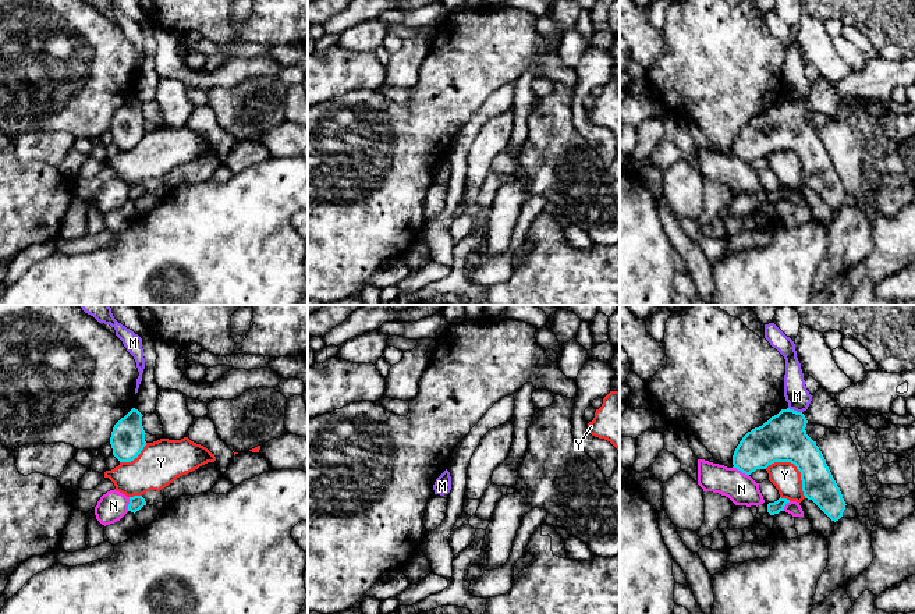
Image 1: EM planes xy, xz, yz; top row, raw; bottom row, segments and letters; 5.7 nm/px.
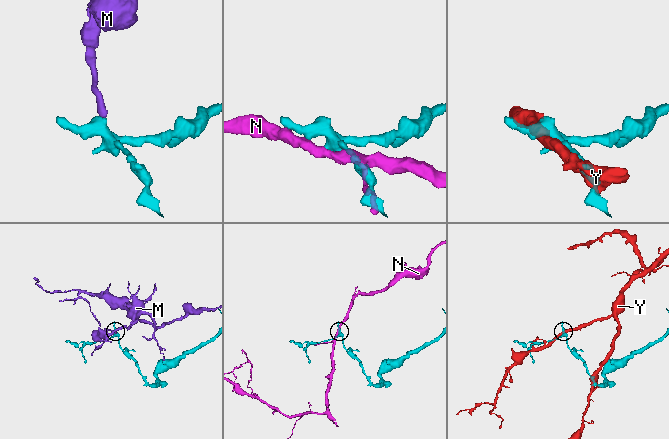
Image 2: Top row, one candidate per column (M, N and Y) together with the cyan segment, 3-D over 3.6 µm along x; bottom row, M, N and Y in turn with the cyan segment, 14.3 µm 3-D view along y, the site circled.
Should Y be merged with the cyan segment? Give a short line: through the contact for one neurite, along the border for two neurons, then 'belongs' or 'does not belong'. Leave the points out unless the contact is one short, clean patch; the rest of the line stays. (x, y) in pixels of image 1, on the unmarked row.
does not belong

